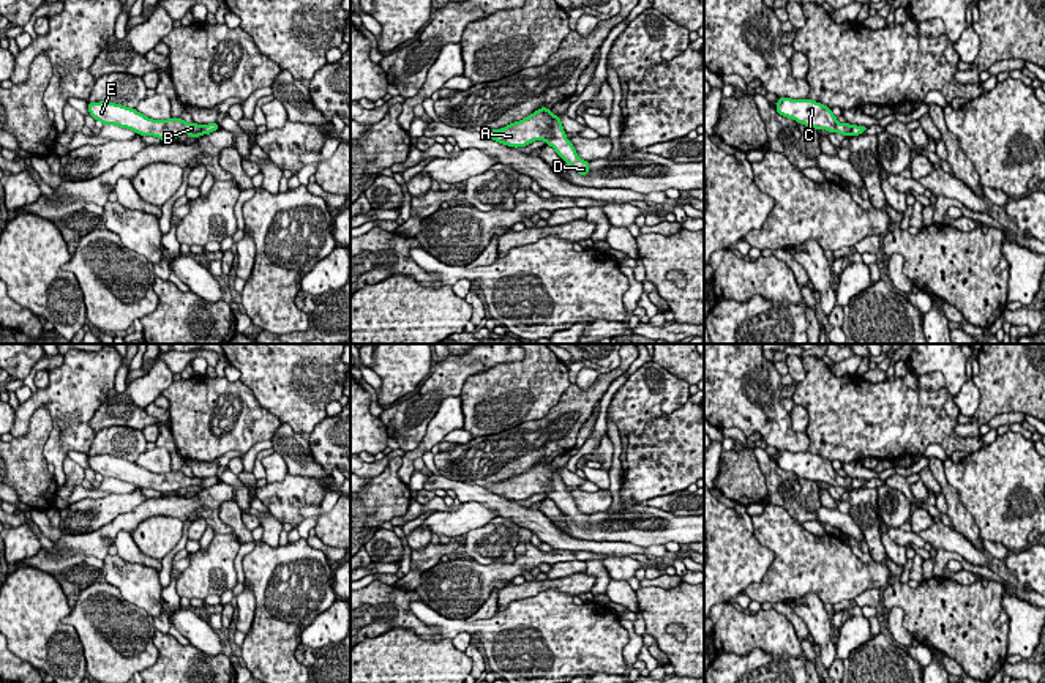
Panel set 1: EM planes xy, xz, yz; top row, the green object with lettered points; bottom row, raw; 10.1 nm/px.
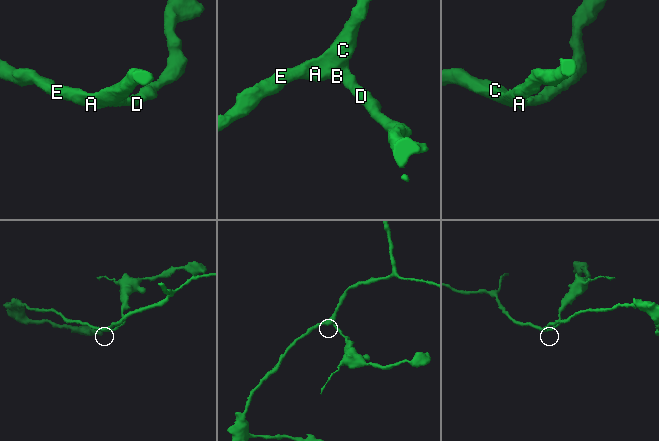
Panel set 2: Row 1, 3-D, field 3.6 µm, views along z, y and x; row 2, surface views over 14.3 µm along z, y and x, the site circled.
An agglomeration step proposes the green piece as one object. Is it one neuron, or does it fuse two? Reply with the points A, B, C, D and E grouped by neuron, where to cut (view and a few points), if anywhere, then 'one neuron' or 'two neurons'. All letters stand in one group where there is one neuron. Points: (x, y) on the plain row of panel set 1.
groups A B C D E; cut none; one neuron

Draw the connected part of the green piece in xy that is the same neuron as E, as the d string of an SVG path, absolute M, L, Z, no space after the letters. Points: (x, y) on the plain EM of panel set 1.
M107 454L88 456L88 465L95 473L103 478L115 478L140 489L155 489L161 494L178 492L182 487L189 487L191 491L199 491L202 487L210 487L219 483L218 476L196 478L186 476L180 470L169 473L152 473L122 457L114 457Z

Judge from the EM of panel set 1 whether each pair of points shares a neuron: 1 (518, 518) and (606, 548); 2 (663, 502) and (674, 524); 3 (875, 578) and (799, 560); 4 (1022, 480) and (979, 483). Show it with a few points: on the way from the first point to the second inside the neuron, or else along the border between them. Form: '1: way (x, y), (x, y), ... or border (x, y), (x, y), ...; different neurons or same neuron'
1: way (540, 524), (558, 540), (584, 544); same neuron
2: border (643, 503), (687, 516); different neurons
3: way (856, 576), (842, 576), (826, 565), (818, 565); same neuron
4: way (1011, 480), (990, 483); same neuron

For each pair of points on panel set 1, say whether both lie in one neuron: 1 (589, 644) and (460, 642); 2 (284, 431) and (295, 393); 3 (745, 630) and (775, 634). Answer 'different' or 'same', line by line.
1: different
2: different
3: same

